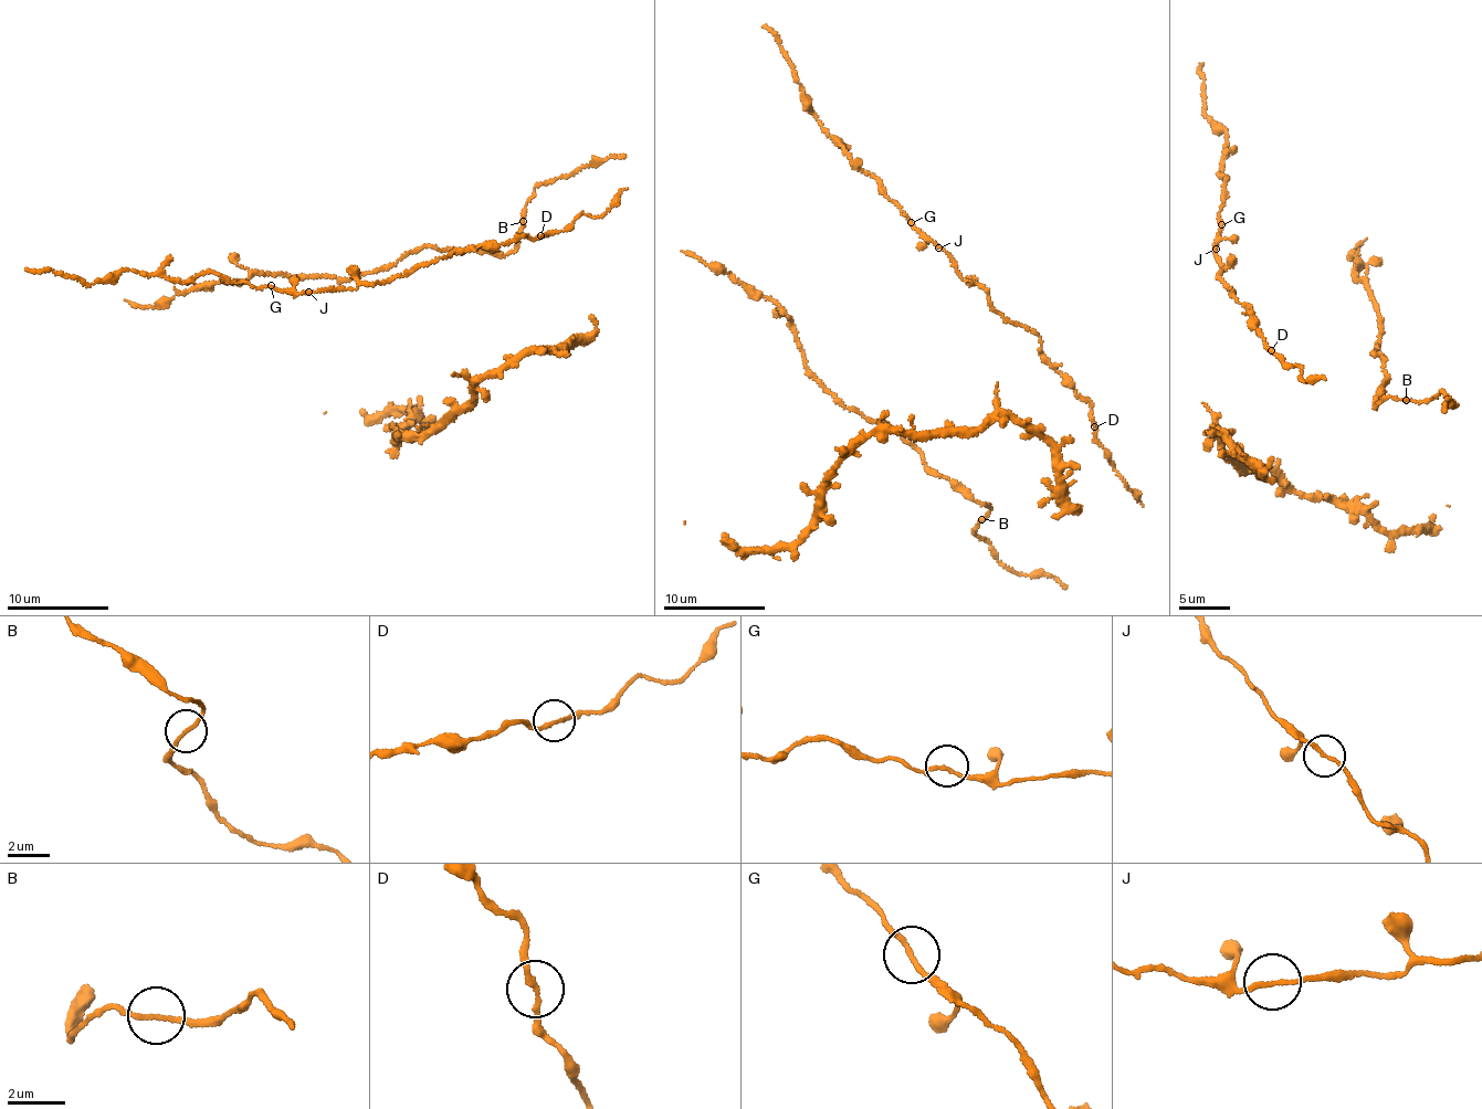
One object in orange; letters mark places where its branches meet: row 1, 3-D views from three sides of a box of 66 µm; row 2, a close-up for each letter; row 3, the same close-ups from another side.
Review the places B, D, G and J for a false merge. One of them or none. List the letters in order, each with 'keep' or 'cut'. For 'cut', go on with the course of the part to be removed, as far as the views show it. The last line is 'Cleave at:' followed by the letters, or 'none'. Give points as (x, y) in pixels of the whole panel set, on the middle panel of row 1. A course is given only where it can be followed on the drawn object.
B: keep
D: keep
G: keep
J: keep
Cleave at: none

